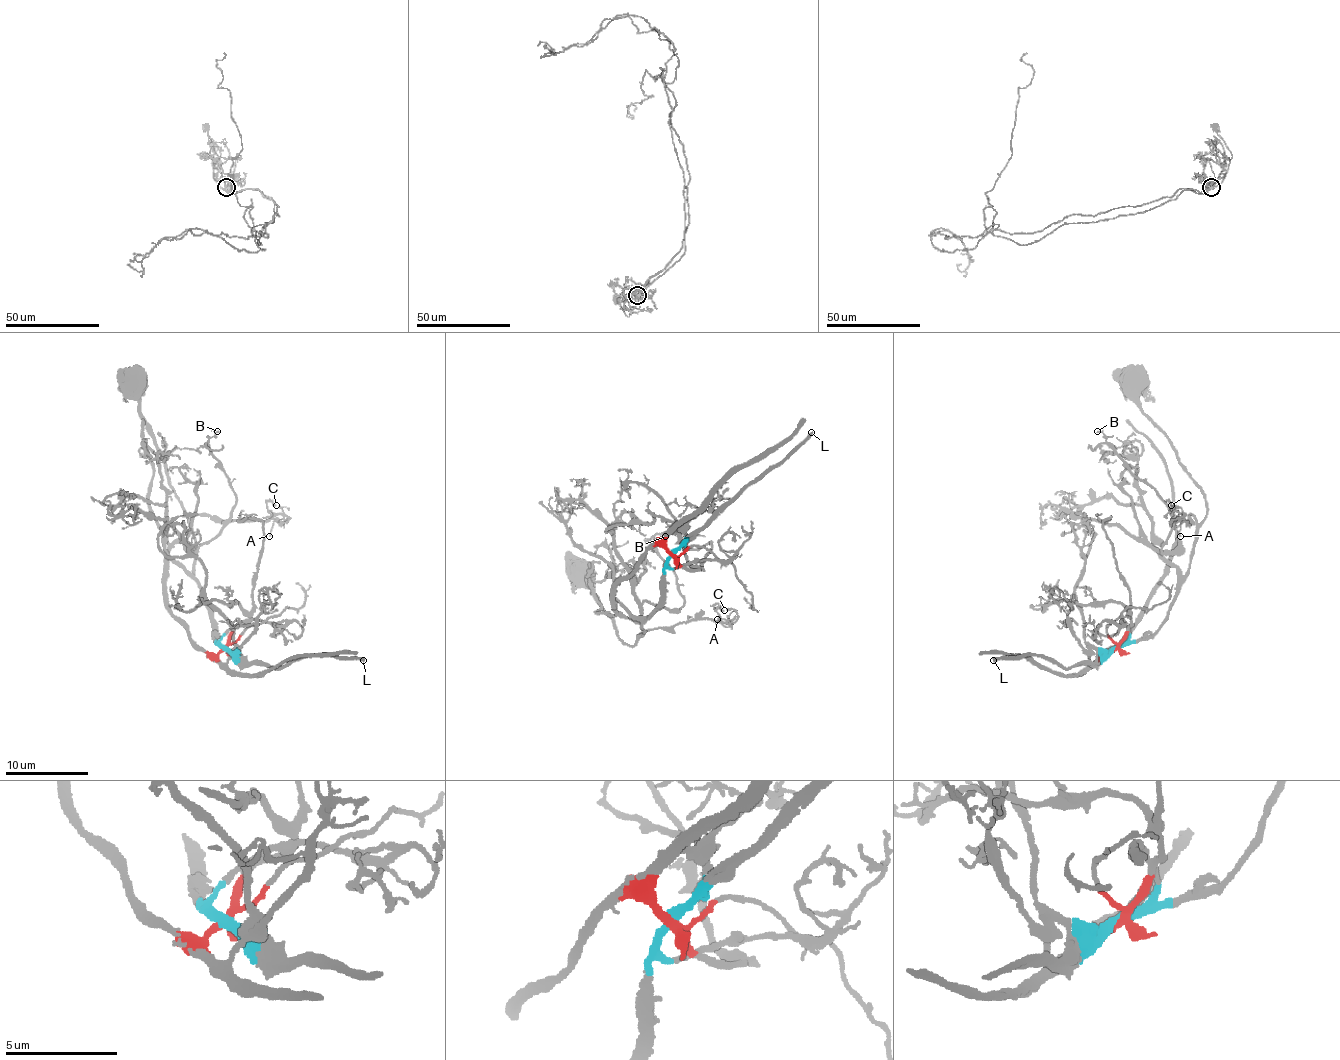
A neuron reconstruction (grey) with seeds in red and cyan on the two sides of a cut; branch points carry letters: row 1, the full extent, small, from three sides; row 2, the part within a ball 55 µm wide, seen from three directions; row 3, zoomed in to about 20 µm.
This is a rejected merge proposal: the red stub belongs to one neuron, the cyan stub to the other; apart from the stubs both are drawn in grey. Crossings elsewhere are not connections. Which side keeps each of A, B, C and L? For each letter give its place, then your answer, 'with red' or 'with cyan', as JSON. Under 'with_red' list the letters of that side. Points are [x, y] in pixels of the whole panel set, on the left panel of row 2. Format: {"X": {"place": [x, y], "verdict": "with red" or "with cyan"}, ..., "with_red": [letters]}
{"A": {"place": [269, 536], "verdict": "with cyan"}, "B": {"place": [217, 431], "verdict": "with red"}, "C": {"place": [276, 505], "verdict": "with cyan"}, "L": {"place": [363, 660], "verdict": "with cyan"}, "with_red": ["B"]}

